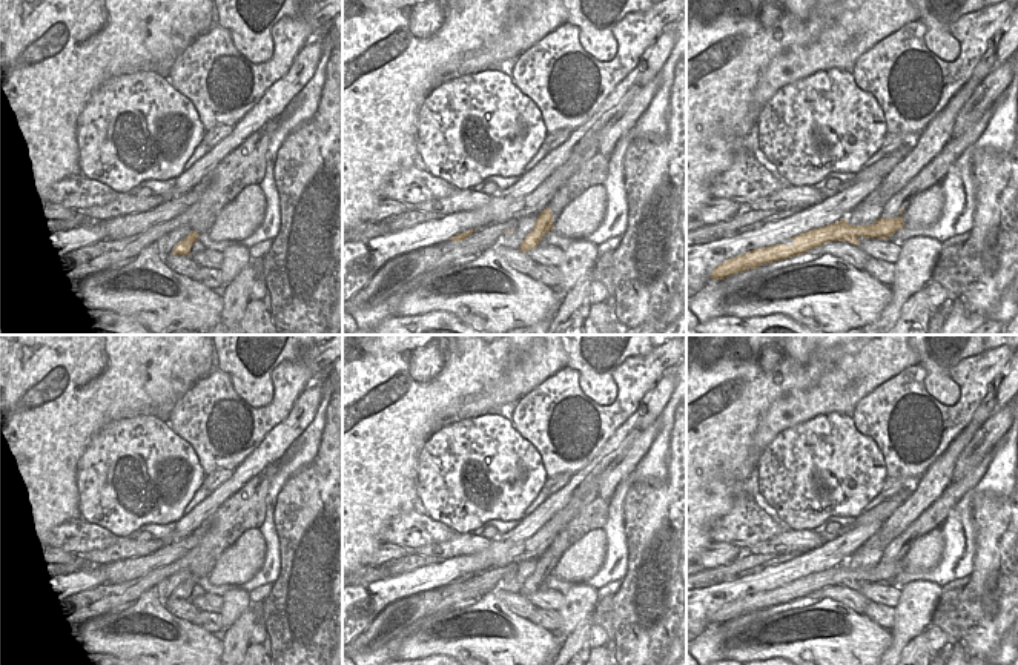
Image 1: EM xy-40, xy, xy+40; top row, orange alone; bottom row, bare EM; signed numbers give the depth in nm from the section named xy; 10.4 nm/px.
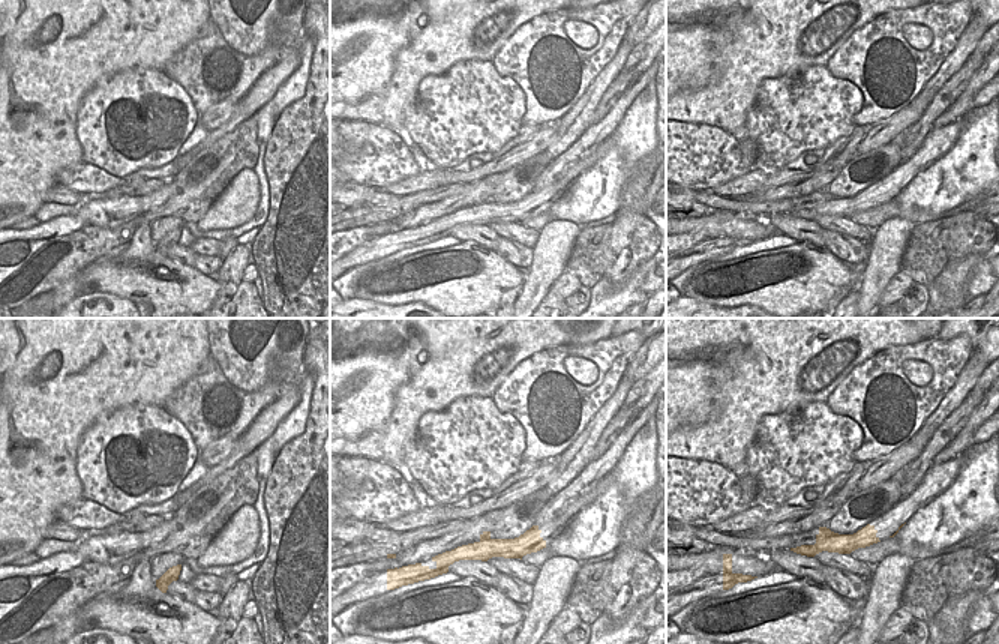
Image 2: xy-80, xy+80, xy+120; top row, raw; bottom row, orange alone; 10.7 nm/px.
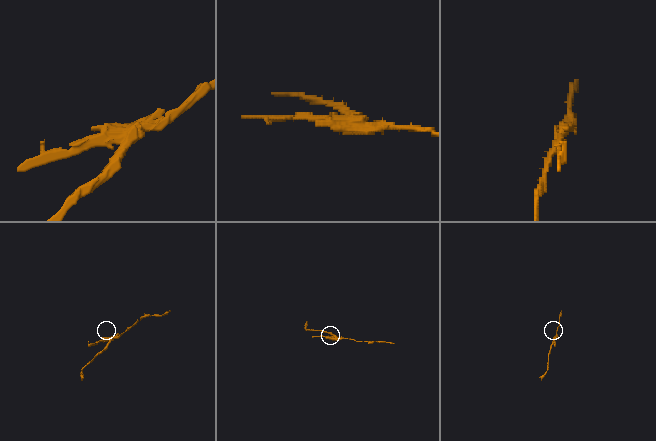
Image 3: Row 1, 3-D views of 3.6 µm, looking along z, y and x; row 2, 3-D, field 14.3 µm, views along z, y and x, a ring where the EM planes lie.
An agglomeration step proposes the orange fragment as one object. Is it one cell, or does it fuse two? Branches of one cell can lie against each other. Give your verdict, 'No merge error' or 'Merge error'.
Merge error.

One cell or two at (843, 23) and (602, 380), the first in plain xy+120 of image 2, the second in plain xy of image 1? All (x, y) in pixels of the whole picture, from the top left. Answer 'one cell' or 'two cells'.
two cells

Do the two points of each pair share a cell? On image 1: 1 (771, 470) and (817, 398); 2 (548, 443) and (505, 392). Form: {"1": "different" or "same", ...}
{"1": "different", "2": "different"}

